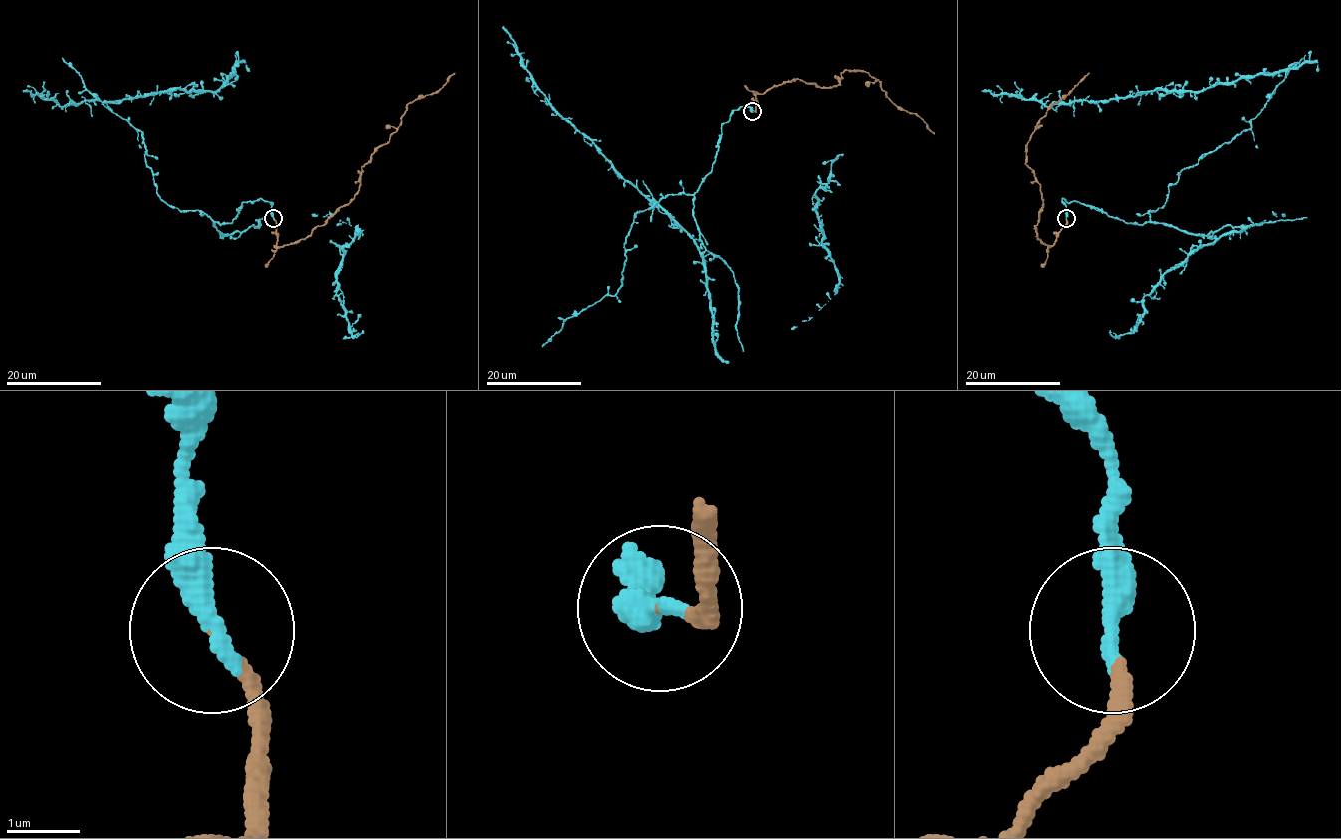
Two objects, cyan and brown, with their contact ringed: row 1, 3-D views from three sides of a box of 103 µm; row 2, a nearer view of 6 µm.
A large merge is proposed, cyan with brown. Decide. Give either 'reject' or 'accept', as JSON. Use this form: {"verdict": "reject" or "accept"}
{"verdict": "accept"}

